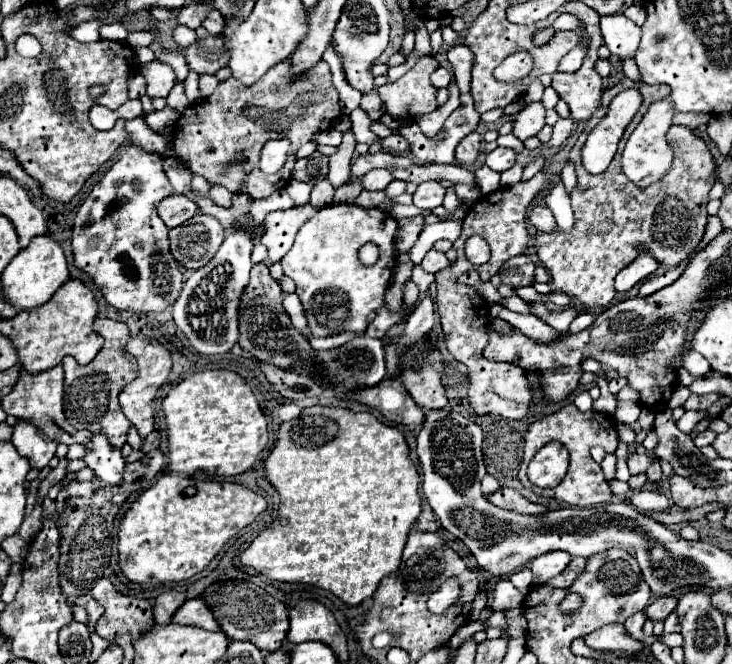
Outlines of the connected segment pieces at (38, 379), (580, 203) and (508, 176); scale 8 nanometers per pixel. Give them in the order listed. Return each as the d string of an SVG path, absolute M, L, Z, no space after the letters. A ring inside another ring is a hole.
M55 366L41 374L25 374L21 370L21 378L19 378L17 386L13 388L11 394L7 394L3 398L1 408L19 420L31 422L57 444L71 446L71 444L81 444L81 442L85 442L85 438L89 438L89 432L75 430L63 414L63 368L61 366Z
M623 78L615 88L603 92L601 108L589 118L585 124L581 136L577 138L569 160L575 162L577 168L577 186L571 192L571 206L575 212L575 226L569 232L561 232L559 228L553 232L535 232L535 252L539 262L549 270L553 278L553 286L559 292L571 294L577 298L583 306L589 310L607 306L615 298L615 276L621 268L631 264L637 254L639 246L645 244L647 250L659 260L659 264L665 266L679 266L681 260L685 260L701 242L705 234L707 224L707 202L709 202L709 190L715 184L715 162L707 148L707 144L695 136L693 130L685 126L671 126L667 132L667 142L673 148L673 166L669 172L659 180L653 182L647 188L635 186L621 168L621 154L623 148L631 136L631 132L637 128L637 122L641 122L643 112L649 108L651 102L661 100L669 94L667 86L647 86L641 82L633 82L629 78ZM625 88L635 88L643 96L643 104L631 124L625 128L625 134L619 142L619 150L607 168L607 172L591 176L581 166L581 148L589 136L589 132L595 128L595 124L607 114L611 100Z
M515 164L511 170L505 170L501 174L501 186L513 186L521 180L521 174L523 174L523 168L519 164Z

